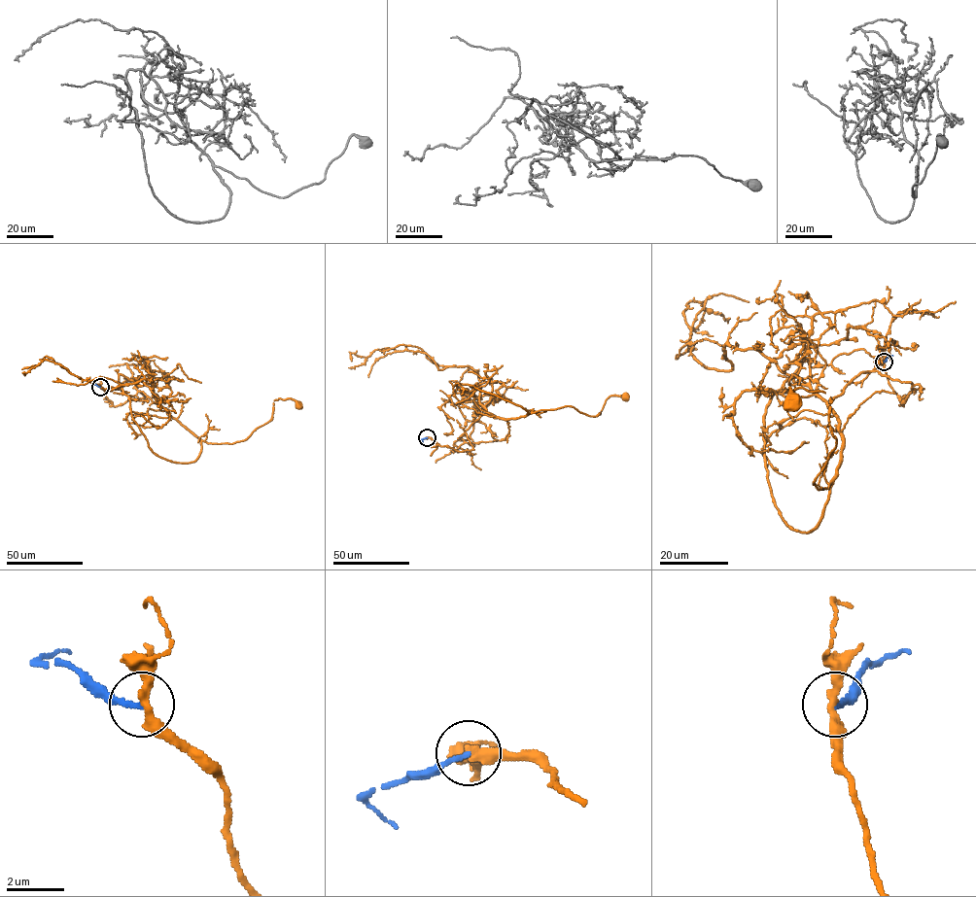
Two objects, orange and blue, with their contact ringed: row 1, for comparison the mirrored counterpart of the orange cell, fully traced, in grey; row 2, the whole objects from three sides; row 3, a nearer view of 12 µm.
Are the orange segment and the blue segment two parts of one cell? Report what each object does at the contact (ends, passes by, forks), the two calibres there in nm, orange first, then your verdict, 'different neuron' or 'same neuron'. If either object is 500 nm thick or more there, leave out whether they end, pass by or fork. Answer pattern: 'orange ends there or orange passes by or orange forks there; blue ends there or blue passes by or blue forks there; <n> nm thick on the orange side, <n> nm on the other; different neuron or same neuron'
orange passes by; blue ends there; 280 nm thick on the orange side, 170 nm on the other; different neuron

